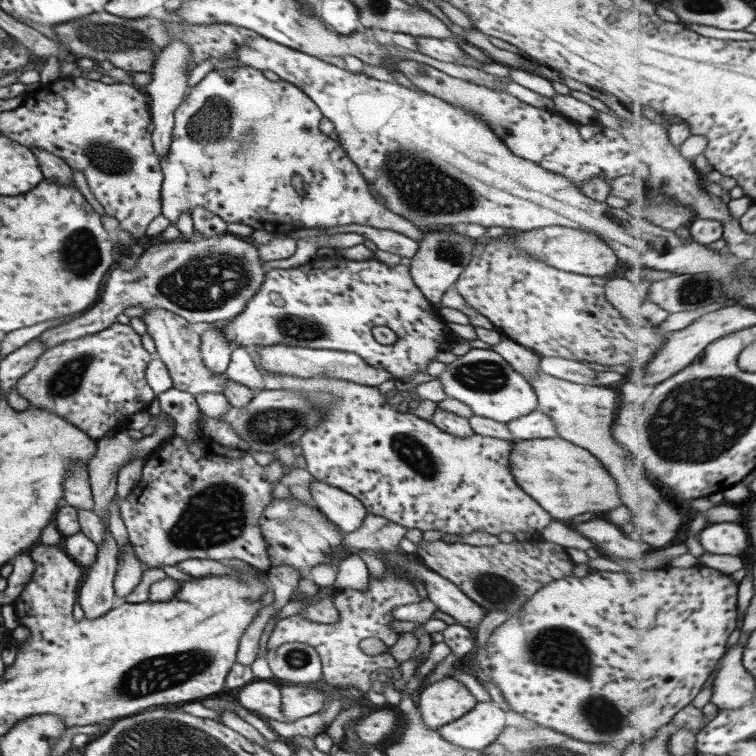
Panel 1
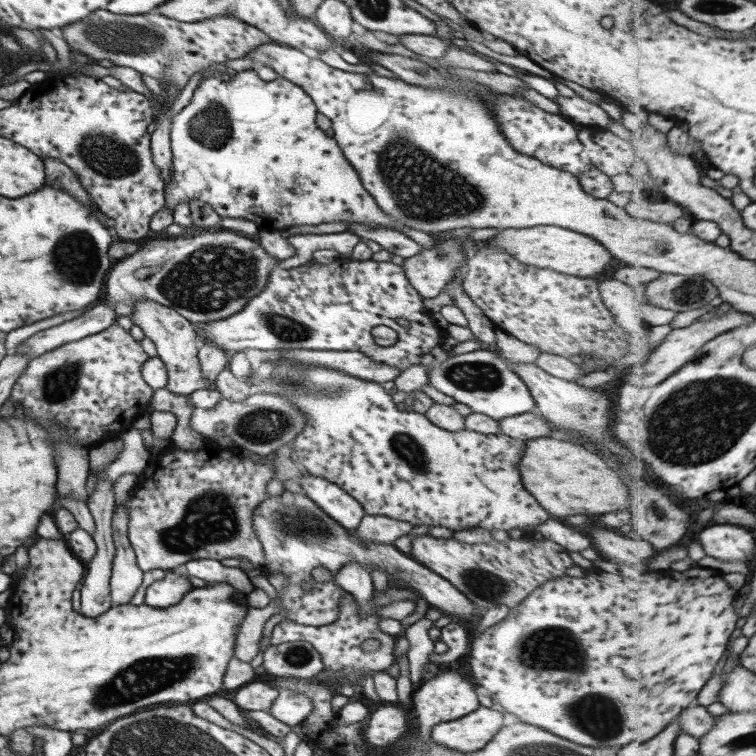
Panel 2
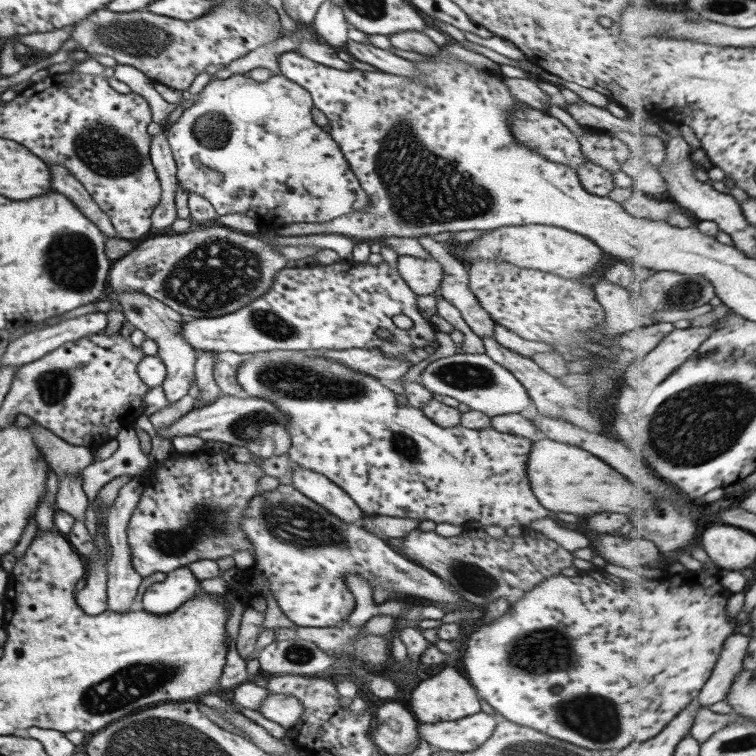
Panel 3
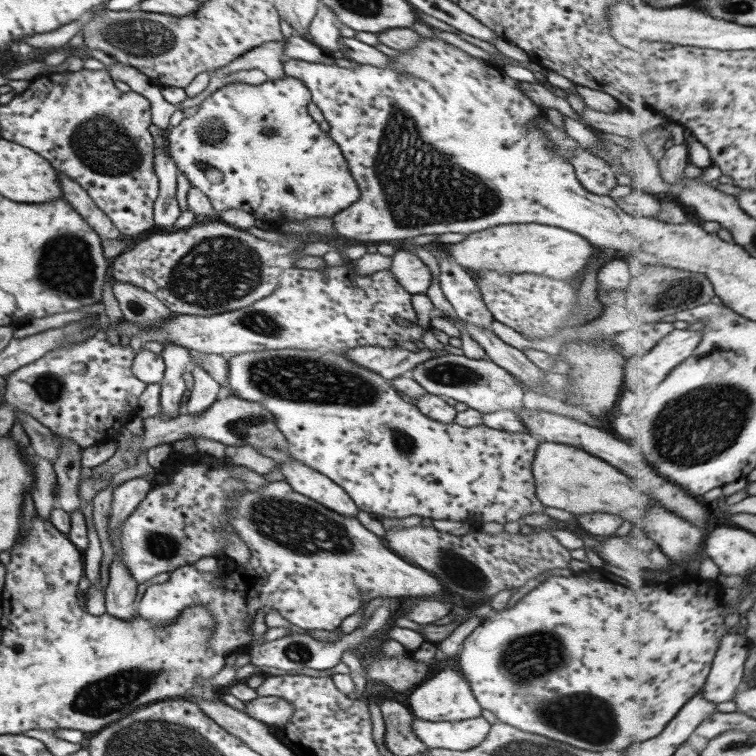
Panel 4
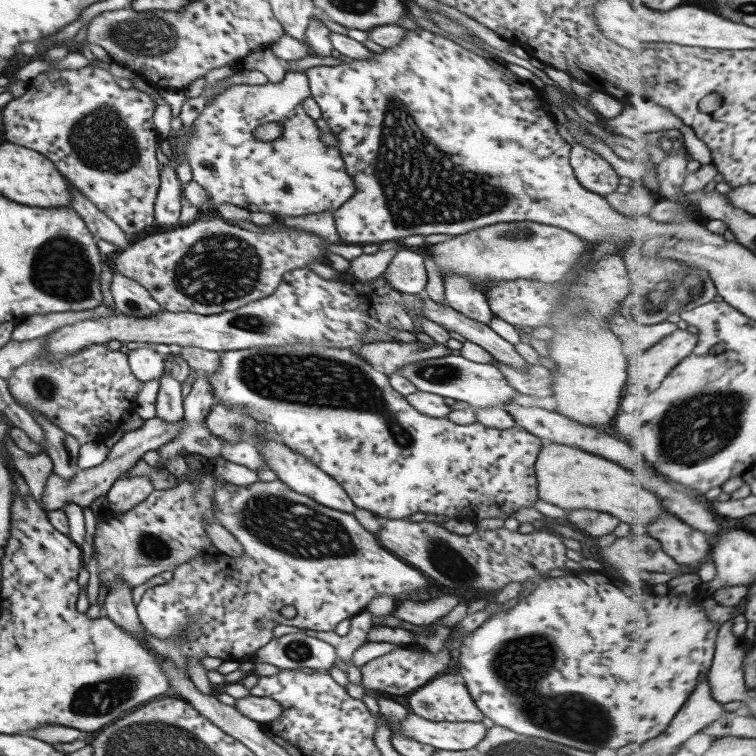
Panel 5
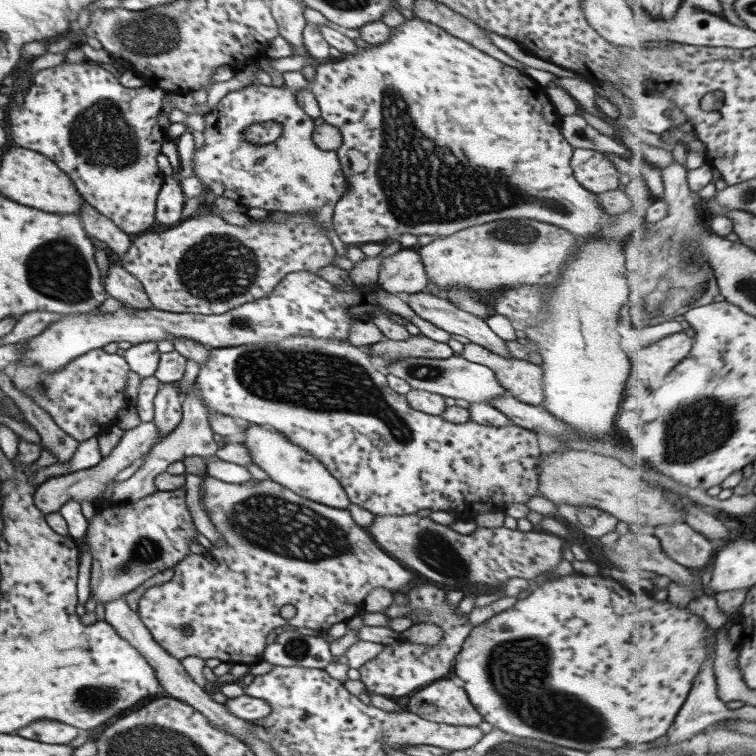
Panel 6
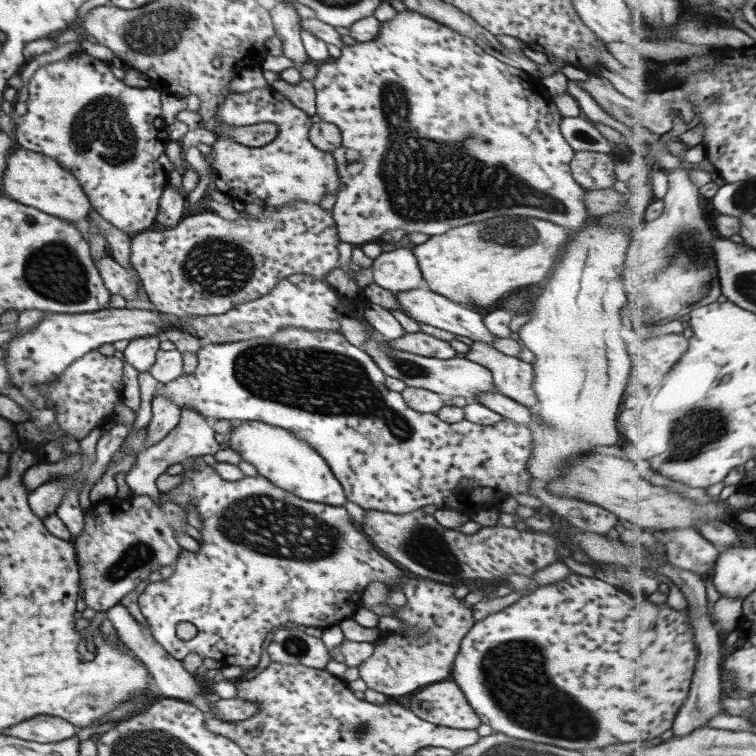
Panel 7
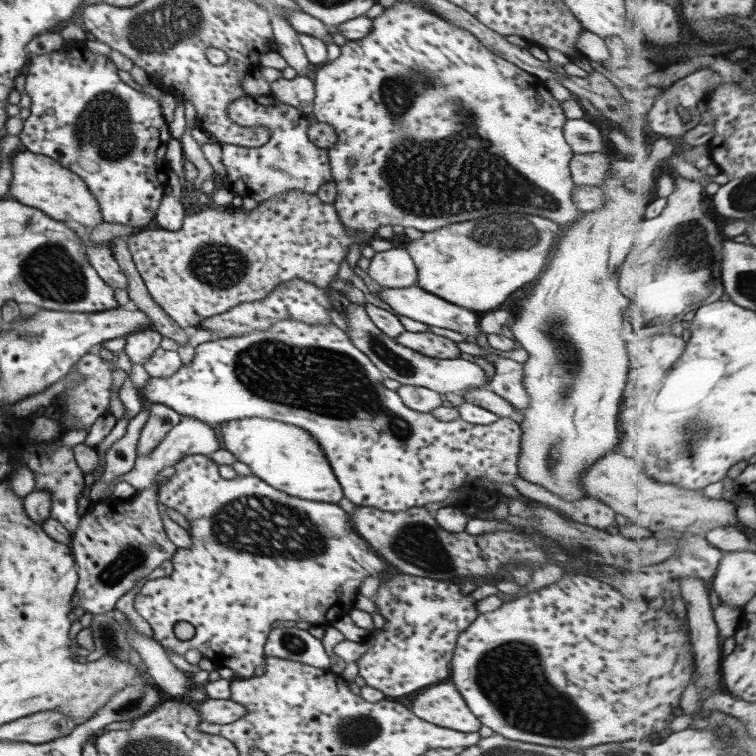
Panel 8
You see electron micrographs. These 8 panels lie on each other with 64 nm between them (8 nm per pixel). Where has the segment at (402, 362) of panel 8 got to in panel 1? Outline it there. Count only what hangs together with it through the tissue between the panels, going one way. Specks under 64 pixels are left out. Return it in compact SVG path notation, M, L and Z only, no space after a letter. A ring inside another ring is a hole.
M473 348L448 363L437 379L442 382L448 397L467 404L476 416L506 423L538 410L538 397L531 382L495 350Z

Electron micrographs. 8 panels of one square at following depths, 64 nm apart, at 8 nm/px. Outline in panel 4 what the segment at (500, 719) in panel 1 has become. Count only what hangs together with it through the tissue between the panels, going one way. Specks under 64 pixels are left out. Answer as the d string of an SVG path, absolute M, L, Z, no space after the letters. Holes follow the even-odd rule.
M482 715L458 722L430 722L414 717L411 725L415 735L428 748L452 751L468 751L477 747L491 729L490 723Z

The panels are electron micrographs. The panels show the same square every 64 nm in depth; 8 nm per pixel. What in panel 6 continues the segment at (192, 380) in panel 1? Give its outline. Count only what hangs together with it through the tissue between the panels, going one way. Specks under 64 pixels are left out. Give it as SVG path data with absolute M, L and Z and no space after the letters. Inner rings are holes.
M109 265L110 272L106 277L105 291L122 303L126 310L148 310L153 304L142 284L120 265ZM173 382L162 383L161 389L156 393L153 403L155 408L152 421L160 429L161 435L168 436L182 420L182 397L179 396L179 388Z

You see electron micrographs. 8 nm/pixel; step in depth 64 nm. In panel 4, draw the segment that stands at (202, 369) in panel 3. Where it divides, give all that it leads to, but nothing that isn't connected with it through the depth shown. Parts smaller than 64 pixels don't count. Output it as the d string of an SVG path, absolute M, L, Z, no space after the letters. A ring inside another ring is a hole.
M194 364L191 370L193 384L185 412L197 415L204 412L204 409L207 409L211 404L214 404L221 386L204 370L204 367Z

